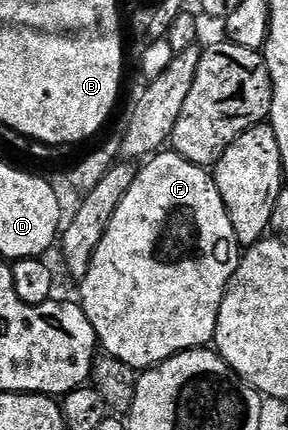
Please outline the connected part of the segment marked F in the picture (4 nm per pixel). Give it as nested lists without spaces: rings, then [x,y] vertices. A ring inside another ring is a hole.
[[[163,150],[150,157],[139,168],[133,186],[129,186],[129,194],[125,194],[125,198],[121,198],[121,206],[117,206],[117,214],[113,214],[113,222],[109,222],[109,230],[105,230],[105,238],[101,238],[101,246],[97,246],[97,254],[93,254],[89,274],[81,277],[80,284],[83,285],[79,288],[77,300],[93,326],[98,347],[106,355],[121,358],[121,362],[125,362],[137,370],[154,368],[155,365],[165,362],[177,354],[189,352],[192,348],[206,348],[214,341],[217,330],[217,314],[221,310],[221,302],[225,298],[227,287],[231,284],[240,259],[241,245],[233,230],[229,210],[225,210],[221,190],[217,190],[215,185],[214,175],[208,169],[181,158],[174,150]]]

